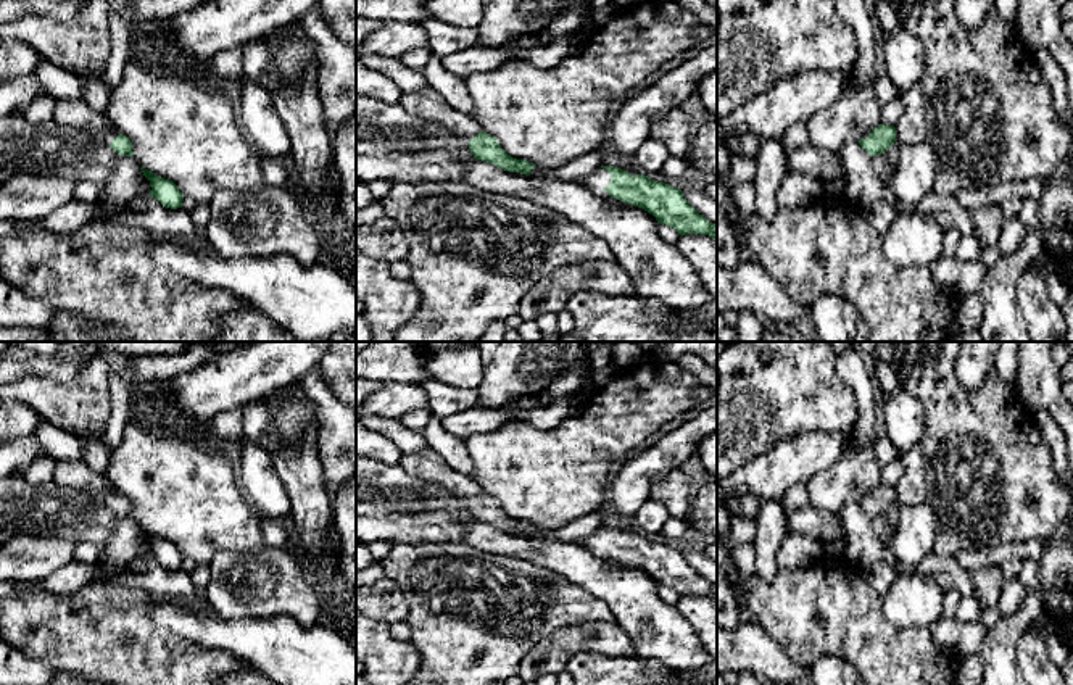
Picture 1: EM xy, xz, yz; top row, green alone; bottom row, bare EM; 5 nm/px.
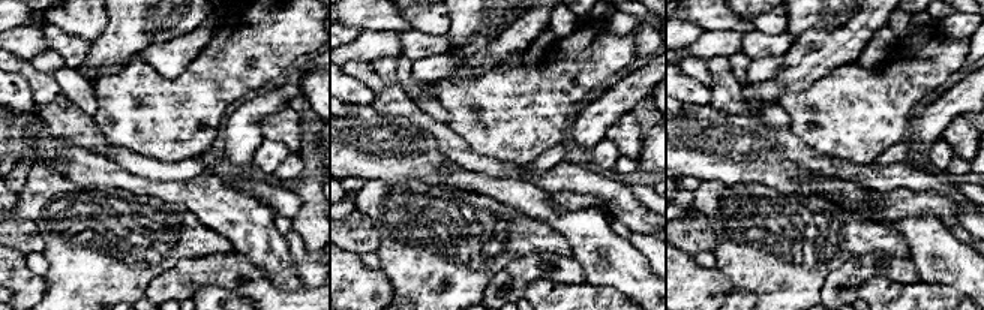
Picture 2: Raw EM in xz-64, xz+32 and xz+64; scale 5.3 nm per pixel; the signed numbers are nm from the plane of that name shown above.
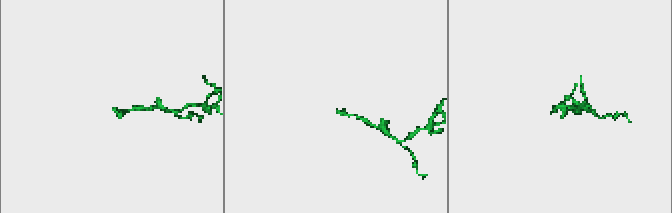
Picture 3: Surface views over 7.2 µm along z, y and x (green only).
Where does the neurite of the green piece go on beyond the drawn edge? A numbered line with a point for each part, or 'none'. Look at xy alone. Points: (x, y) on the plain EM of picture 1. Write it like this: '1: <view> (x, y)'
1: xy (71, 474)

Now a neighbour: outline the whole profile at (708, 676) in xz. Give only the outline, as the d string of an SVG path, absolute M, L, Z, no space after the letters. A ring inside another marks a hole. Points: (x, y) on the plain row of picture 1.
M717 661L707 664L701 672L672 672L665 685L717 685Z

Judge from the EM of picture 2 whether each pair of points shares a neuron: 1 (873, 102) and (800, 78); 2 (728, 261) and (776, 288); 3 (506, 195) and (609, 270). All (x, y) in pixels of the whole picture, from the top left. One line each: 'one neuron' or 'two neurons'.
1: two neurons
2: one neuron
3: one neuron

